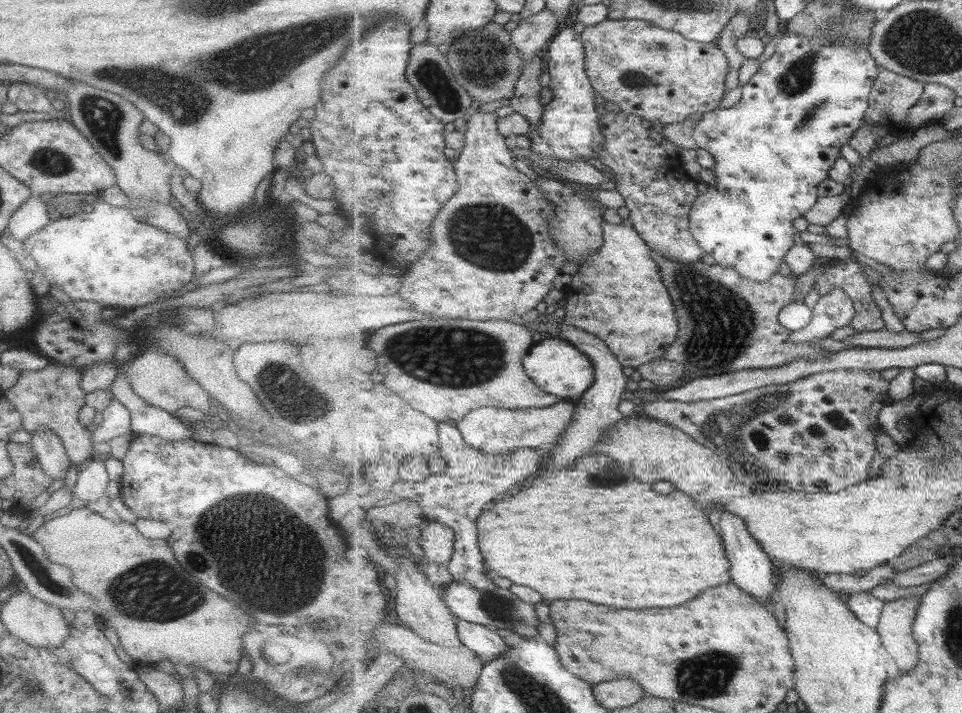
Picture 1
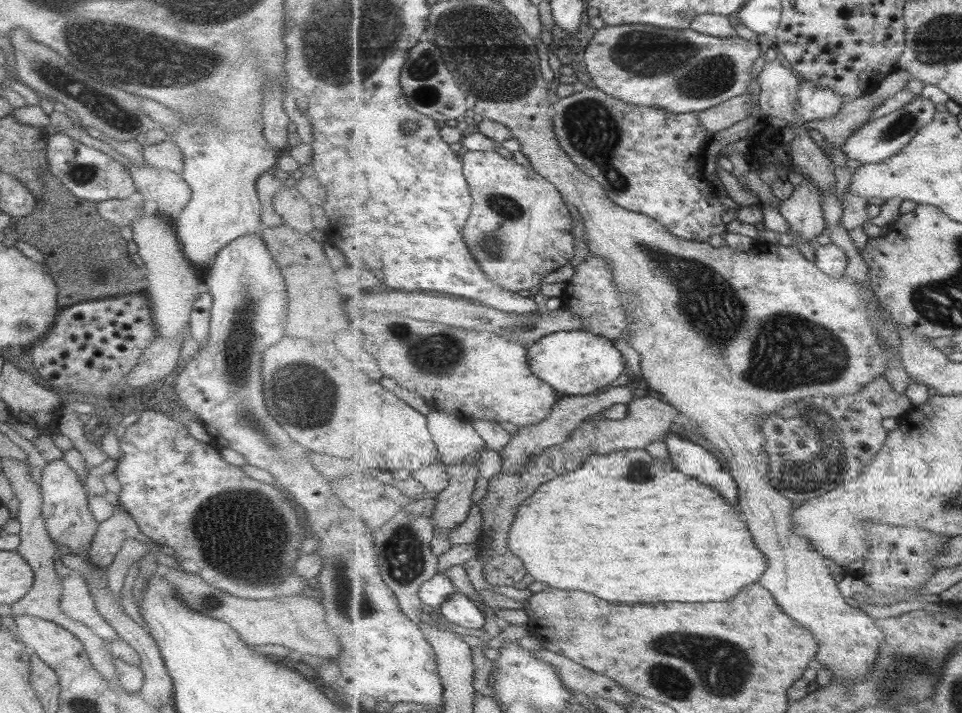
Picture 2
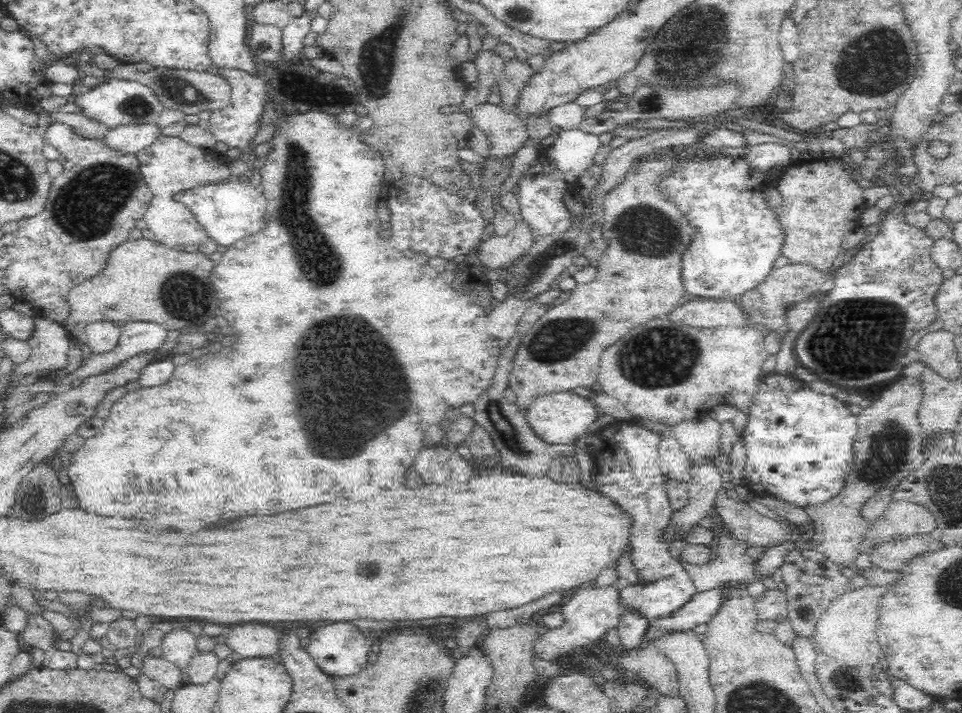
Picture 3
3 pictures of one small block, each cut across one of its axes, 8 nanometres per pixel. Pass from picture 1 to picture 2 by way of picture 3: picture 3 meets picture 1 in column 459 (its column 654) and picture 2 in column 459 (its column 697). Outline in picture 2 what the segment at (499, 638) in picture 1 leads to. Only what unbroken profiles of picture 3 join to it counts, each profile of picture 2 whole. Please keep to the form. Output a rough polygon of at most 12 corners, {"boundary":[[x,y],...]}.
{"boundary":[[461,592],[451,594],[439,609],[447,621],[481,630],[483,611]]}

